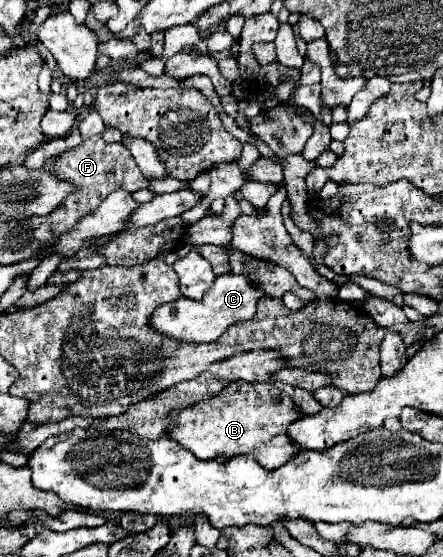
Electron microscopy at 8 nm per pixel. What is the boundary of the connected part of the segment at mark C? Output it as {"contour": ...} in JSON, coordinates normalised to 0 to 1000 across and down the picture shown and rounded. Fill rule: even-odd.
{"contour":[[[510,490],[510,494],[488,497],[479,519],[451,540],[406,533],[402,540],[361,548],[339,566],[334,587],[348,598],[379,601],[406,616],[474,616],[474,612],[488,612],[515,583],[524,583],[533,576],[569,573],[578,562],[578,544],[587,533],[591,533],[591,526],[582,519],[573,519],[551,494]]]}

